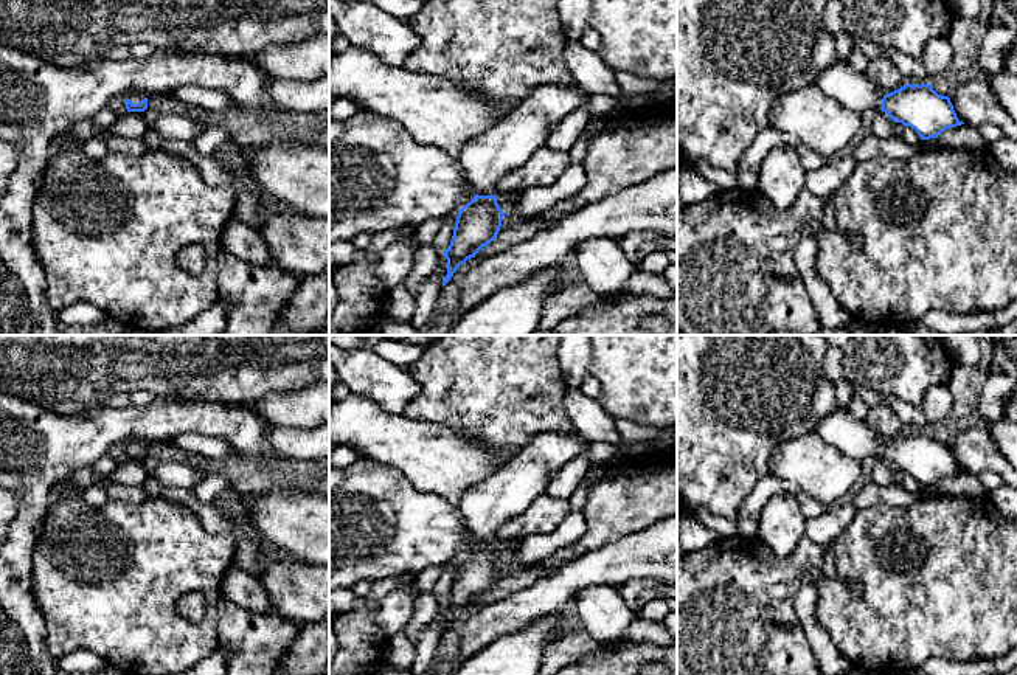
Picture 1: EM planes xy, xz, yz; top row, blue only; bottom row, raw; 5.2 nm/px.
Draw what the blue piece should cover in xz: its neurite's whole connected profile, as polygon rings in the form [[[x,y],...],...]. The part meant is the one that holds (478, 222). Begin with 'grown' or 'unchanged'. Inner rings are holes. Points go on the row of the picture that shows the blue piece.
grown; [[[539,84],[503,119],[463,147],[458,160],[475,196],[458,211],[444,251],[447,275],[443,287],[460,265],[497,239],[505,217],[494,196],[498,180],[522,168],[547,144],[562,118],[588,99],[578,85]]]

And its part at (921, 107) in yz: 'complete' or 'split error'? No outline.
split error

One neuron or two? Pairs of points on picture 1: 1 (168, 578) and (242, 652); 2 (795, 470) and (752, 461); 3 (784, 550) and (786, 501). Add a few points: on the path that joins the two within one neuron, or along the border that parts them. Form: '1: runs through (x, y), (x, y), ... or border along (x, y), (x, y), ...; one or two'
1: border along (222, 596), (219, 601), (218, 646); two
2: border along (794, 439), (783, 441), (772, 452), (767, 472); two
3: runs through (784, 537), (784, 514); one

